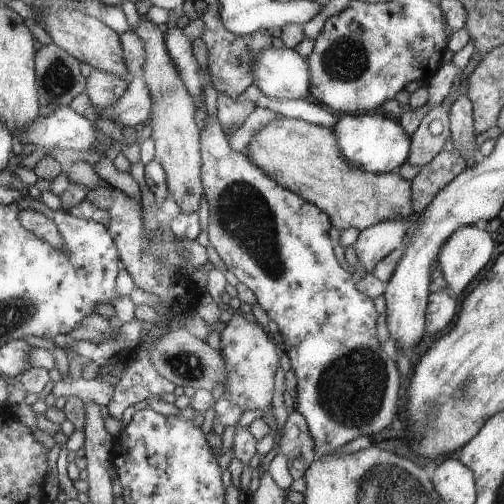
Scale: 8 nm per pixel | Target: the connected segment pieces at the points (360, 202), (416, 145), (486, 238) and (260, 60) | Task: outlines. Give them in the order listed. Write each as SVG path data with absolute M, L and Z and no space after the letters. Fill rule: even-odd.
M276 118L252 136L243 152L254 166L260 168L280 186L293 191L324 211L333 220L334 227L344 233L356 229L362 231L378 222L393 220L395 217L407 219L415 213L412 204L412 182L404 180L398 174L371 174L361 170L360 167L354 167L342 156L337 146L336 135L331 128L306 123L299 119Z
M441 104L424 116L418 130L414 132L408 162L418 167L429 164L444 149L450 136L449 107Z
M474 225L462 227L445 243L436 264L456 297L462 298L464 288L490 264L492 252L494 242L490 234Z
M290 48L263 51L255 61L253 78L257 88L276 99L306 99L311 96L312 72L308 58Z

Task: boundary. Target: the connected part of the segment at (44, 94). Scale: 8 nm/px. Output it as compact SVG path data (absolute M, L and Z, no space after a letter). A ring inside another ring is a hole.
M42 45L37 50L35 74L40 106L69 106L74 97L85 91L80 62L57 45Z

